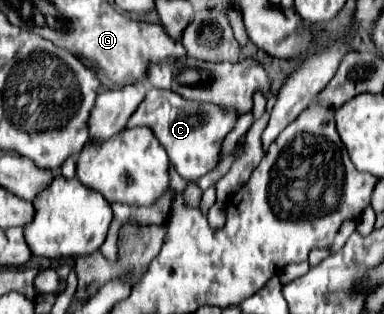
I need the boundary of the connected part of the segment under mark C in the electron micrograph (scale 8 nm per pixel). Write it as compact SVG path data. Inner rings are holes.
M152 87L144 101L138 105L138 109L132 113L132 117L126 123L126 129L146 125L154 131L156 139L166 147L174 169L178 175L186 181L196 181L202 175L206 175L210 169L214 169L220 161L220 145L228 131L236 123L236 115L222 115L218 107L210 107L210 103L194 103L188 99L182 99L174 91L166 89L156 89Z

